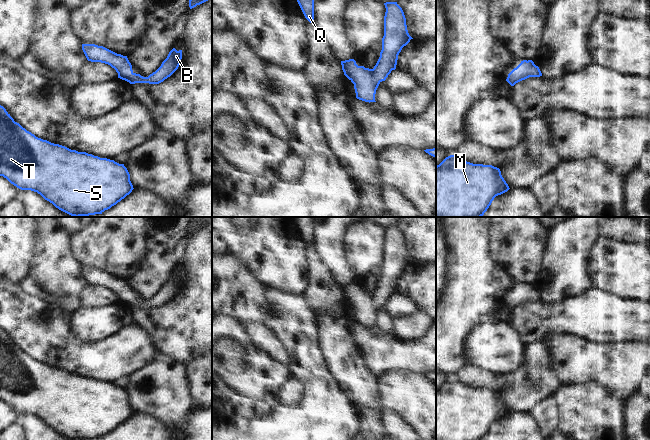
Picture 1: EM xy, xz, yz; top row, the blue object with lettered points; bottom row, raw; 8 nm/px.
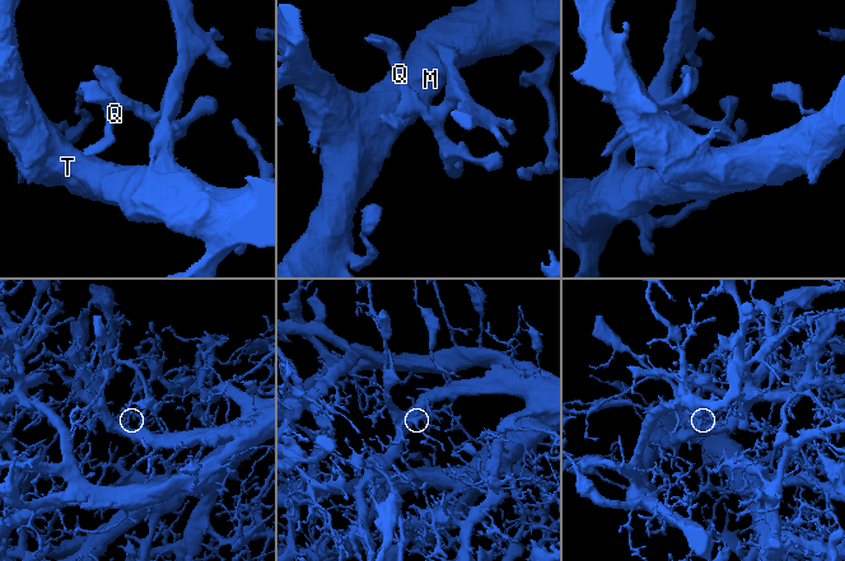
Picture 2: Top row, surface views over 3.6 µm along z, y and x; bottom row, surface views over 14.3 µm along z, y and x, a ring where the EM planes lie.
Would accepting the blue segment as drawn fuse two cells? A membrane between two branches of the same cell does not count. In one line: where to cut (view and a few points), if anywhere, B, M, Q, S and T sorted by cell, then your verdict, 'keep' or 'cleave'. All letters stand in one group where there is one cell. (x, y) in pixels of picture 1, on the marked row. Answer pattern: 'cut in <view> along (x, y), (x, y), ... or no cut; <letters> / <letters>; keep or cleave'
no cut; B M Q S T; keep

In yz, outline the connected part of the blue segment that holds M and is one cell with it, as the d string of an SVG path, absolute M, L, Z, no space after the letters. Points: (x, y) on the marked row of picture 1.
M450 155L436 166L436 217L482 217L494 198L509 190L499 168L492 165L473 164Z

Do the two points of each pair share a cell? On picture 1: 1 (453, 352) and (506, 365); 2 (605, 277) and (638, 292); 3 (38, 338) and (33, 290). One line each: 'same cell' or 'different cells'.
1: different cells
2: same cell
3: different cells

